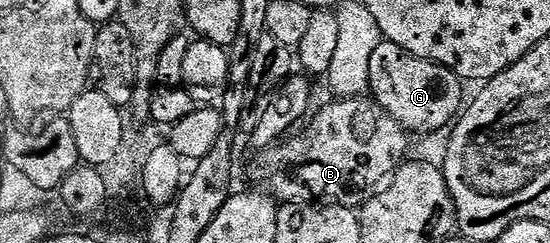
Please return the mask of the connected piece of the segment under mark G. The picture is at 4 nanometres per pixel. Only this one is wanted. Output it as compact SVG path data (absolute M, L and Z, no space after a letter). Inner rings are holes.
M384 42L373 50L373 58L369 58L369 82L373 99L411 134L446 129L460 115L465 104L465 84L457 74L445 66L417 58L396 44Z

